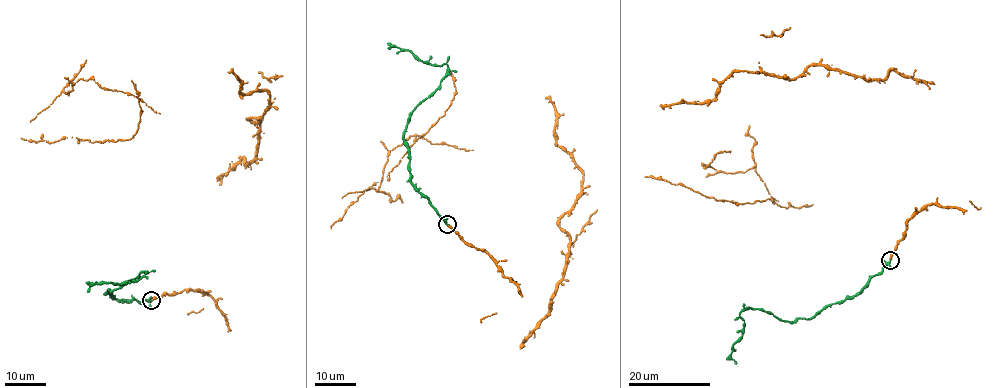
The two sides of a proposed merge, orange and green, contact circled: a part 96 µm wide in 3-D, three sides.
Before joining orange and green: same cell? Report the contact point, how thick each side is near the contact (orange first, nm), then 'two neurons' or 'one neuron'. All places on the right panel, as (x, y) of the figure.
place (890, 260); calibres 400 and 280 nm; one neuron

